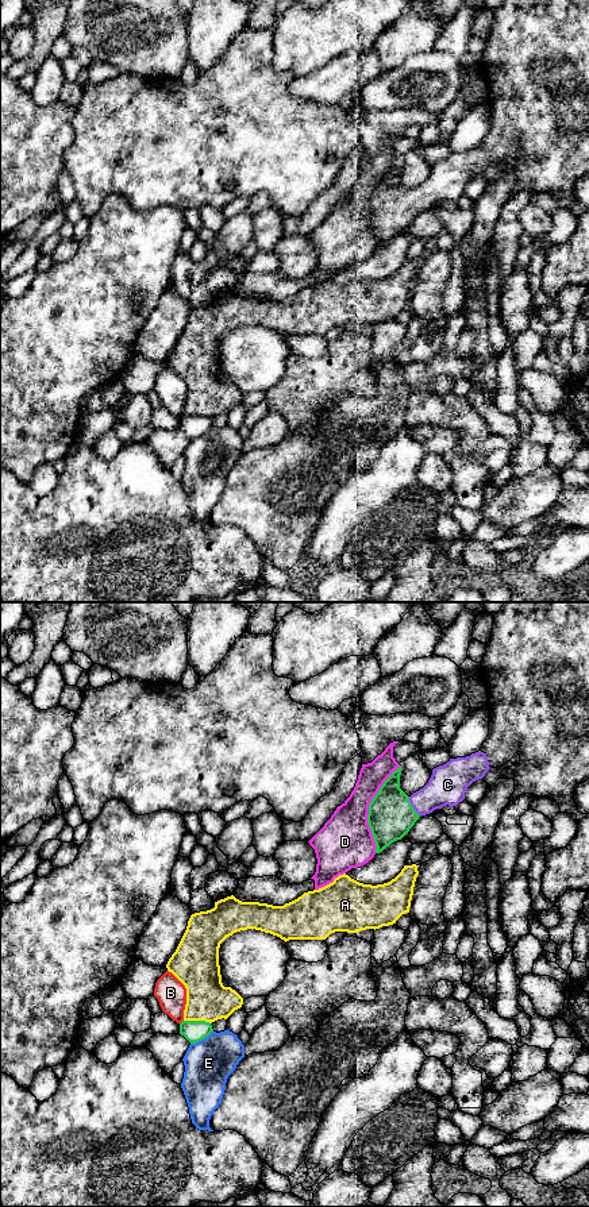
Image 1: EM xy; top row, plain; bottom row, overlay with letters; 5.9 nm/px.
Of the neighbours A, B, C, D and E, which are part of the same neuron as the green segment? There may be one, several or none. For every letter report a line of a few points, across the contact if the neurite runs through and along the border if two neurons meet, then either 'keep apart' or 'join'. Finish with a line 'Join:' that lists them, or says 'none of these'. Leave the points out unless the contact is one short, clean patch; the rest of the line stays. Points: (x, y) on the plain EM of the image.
A: line xy (184, 415), (204, 415), (210, 419); keep apart
B: keep apart
C: line xy (391, 211), (411, 201), (426, 196), (447, 181); join
D: keep apart
E: keep apart
Join: C

